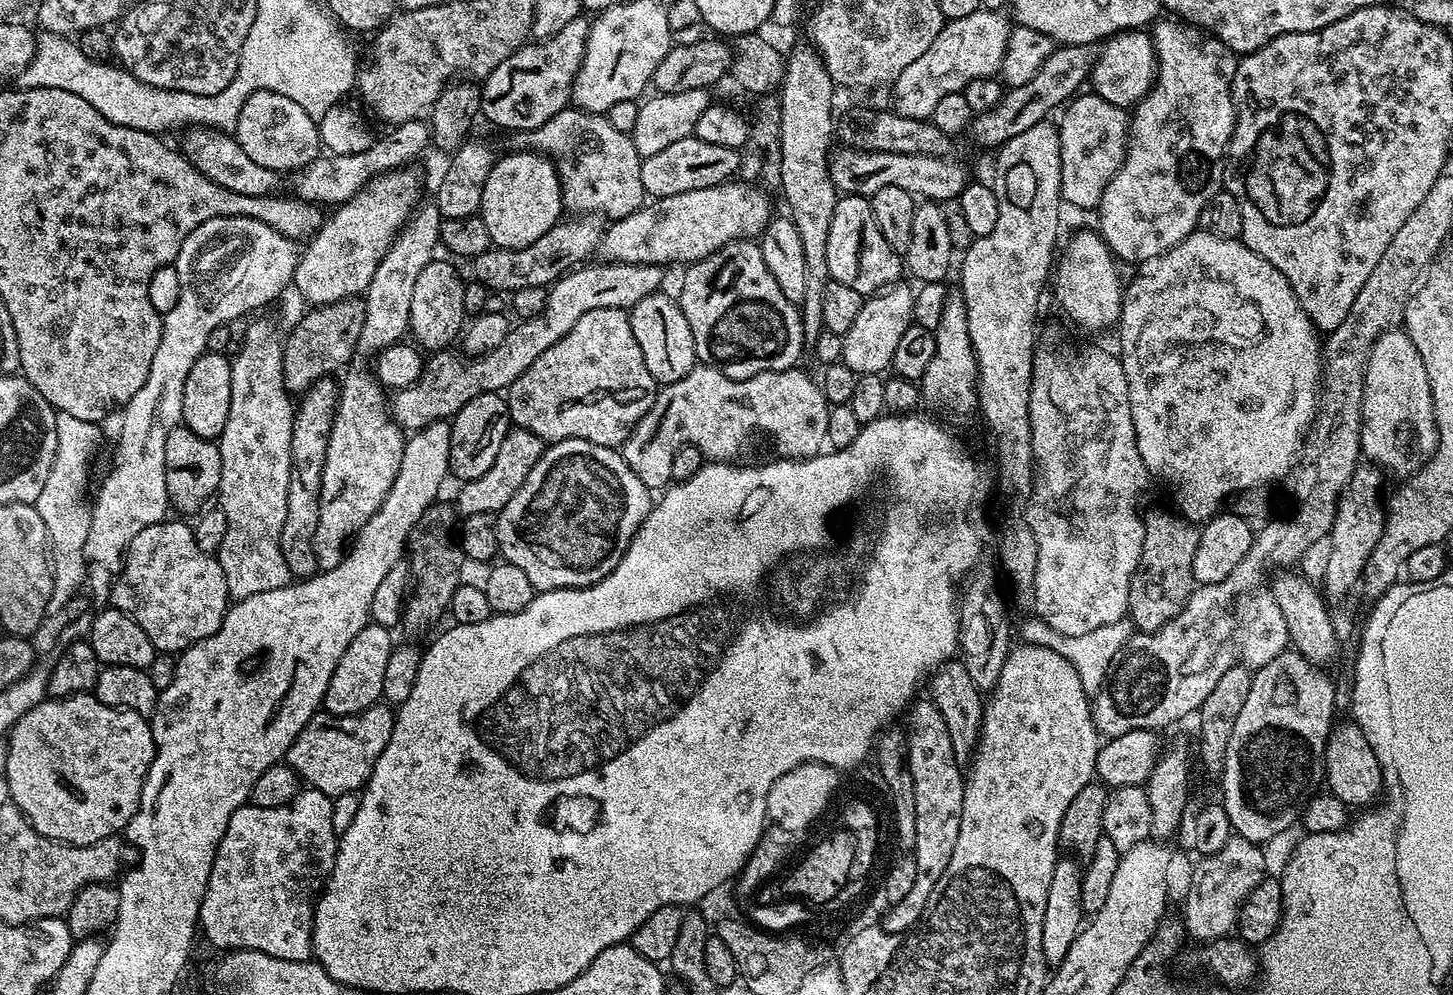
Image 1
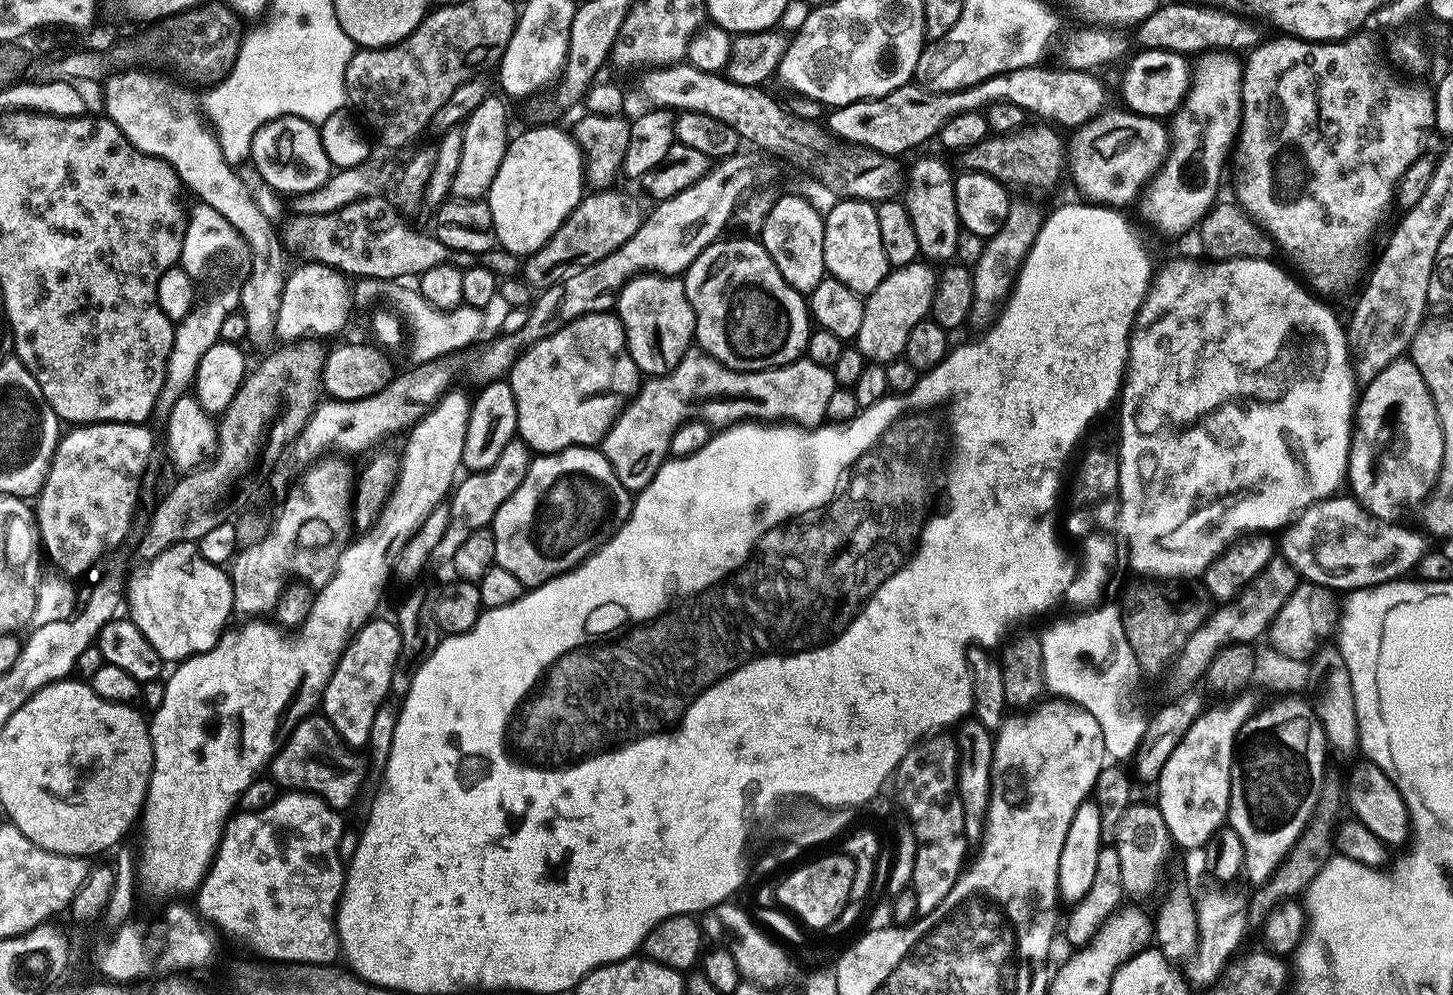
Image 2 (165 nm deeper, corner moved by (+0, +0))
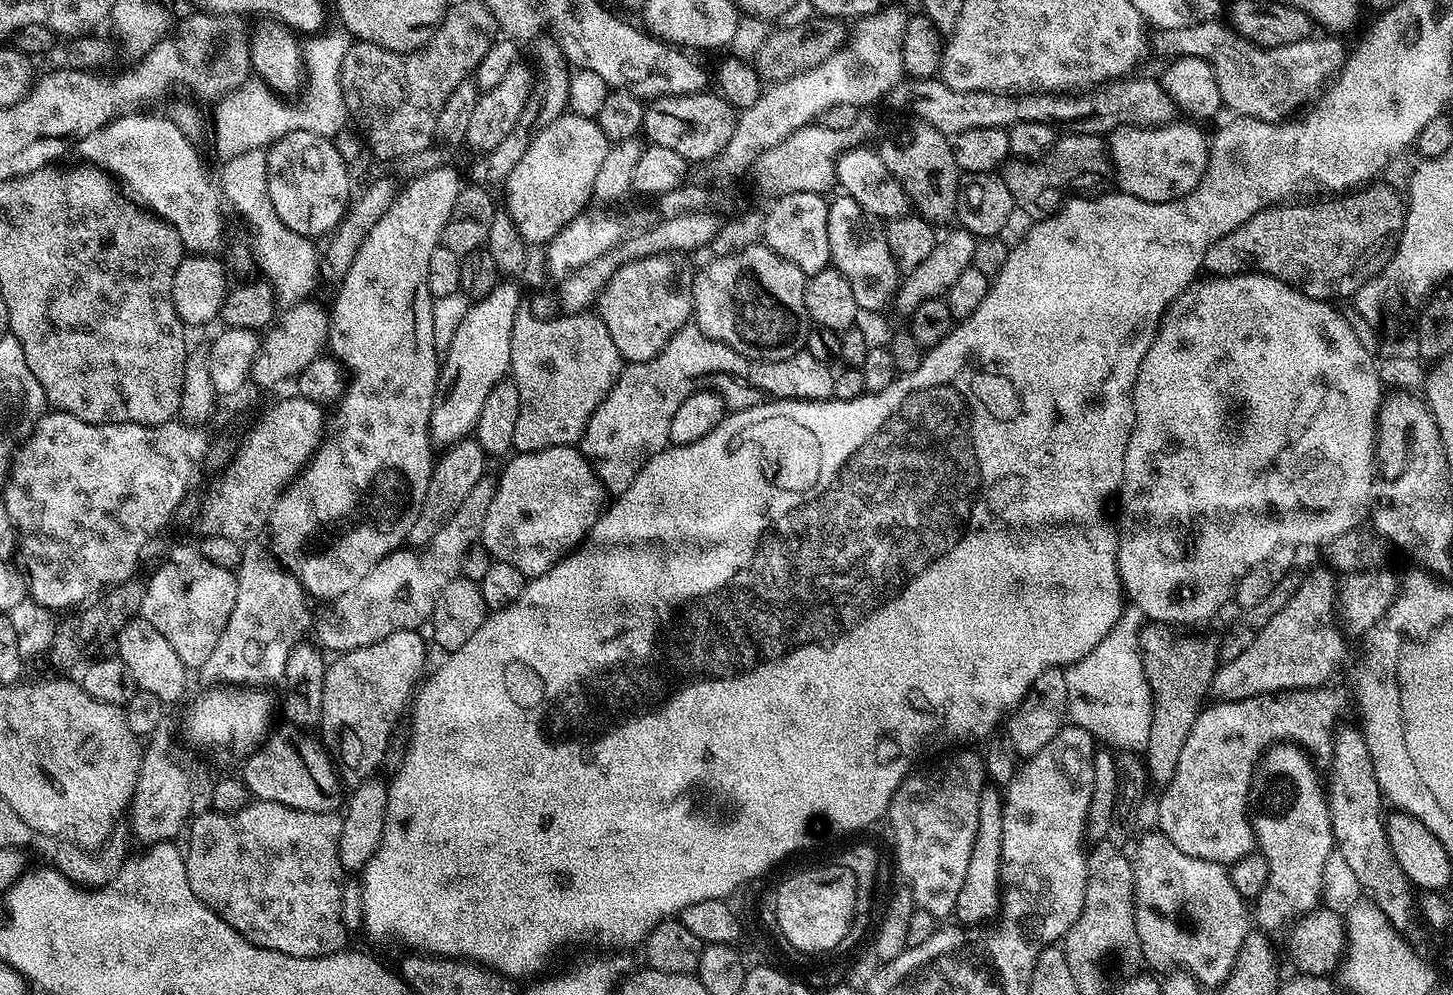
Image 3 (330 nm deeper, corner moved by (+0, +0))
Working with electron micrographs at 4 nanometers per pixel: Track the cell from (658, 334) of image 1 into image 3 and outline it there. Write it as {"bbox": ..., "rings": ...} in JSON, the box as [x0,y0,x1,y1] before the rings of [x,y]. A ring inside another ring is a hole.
{"bbox":[598,252,694,364],"rings":[[[663,252],[626,262],[611,276],[598,297],[598,315],[600,321],[610,330],[614,346],[618,346],[625,361],[637,364],[654,358],[674,338],[678,330],[693,319],[692,282],[694,267],[687,255],[682,252]]]}

